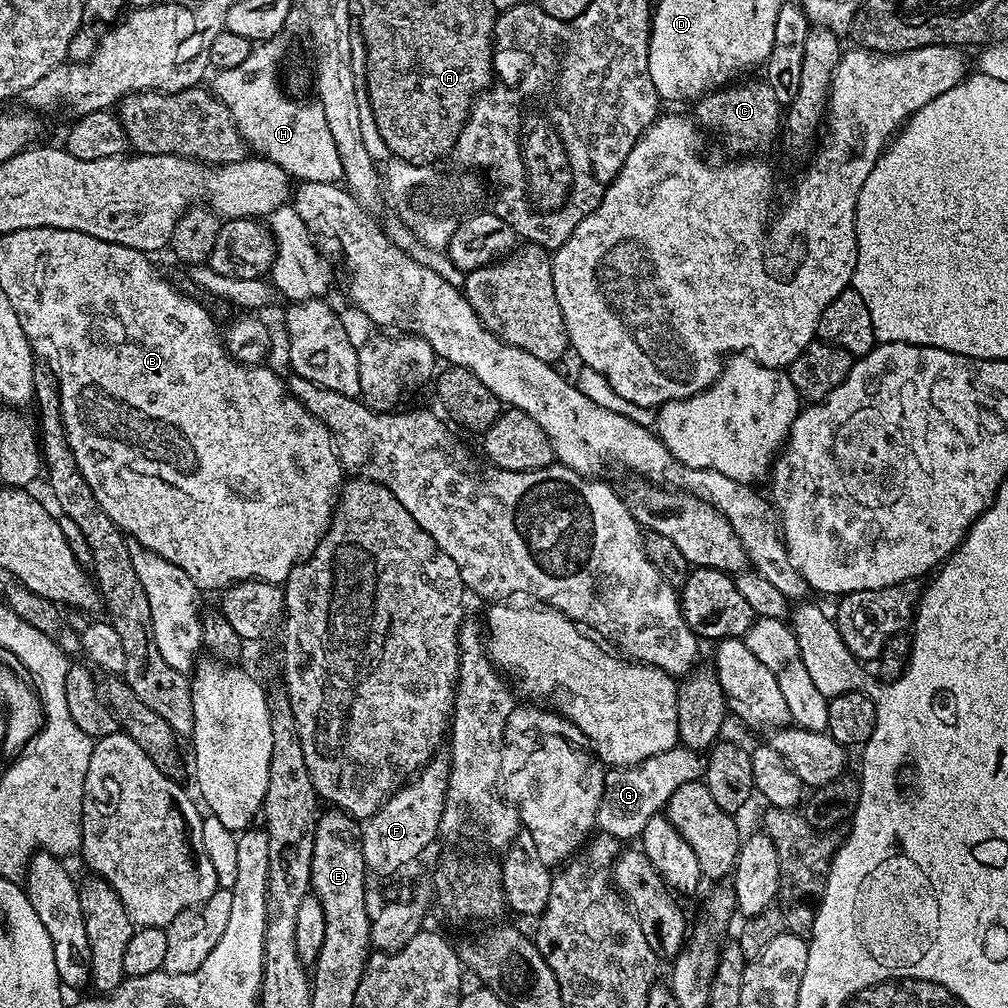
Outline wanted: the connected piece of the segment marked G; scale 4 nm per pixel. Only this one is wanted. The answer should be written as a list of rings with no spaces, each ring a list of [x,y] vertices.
[[[680,744],[630,767],[614,766],[605,772],[604,786],[600,788],[597,801],[596,823],[605,835],[621,842],[637,839],[650,817],[657,815],[667,805],[670,794],[678,786],[703,777],[701,755]]]

